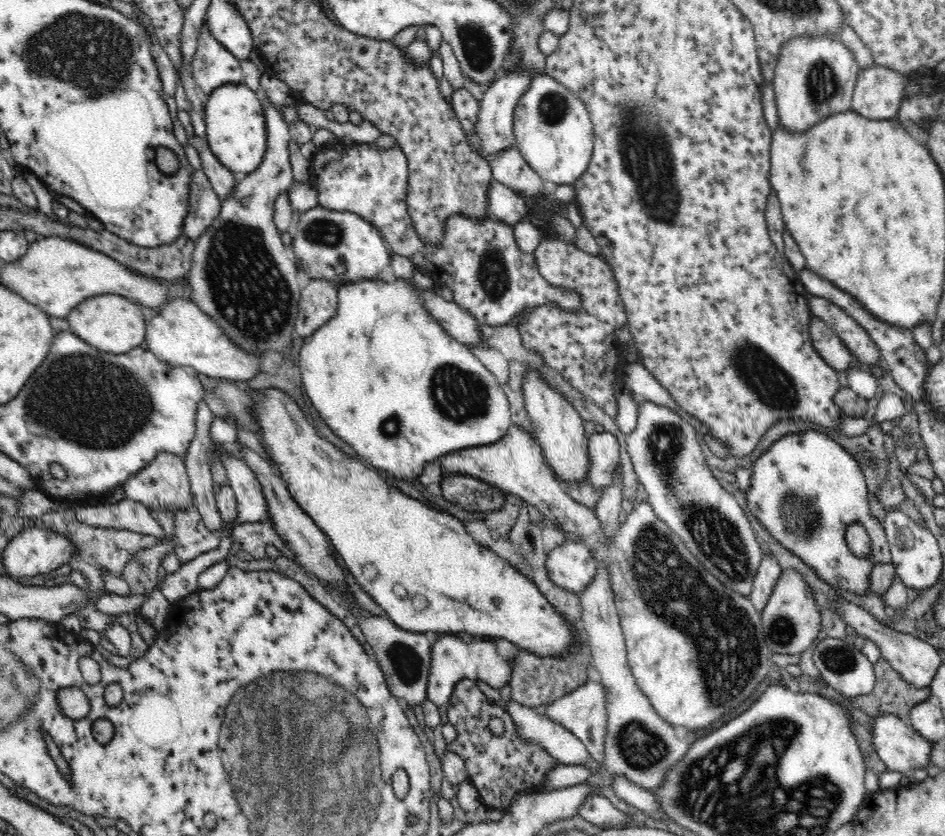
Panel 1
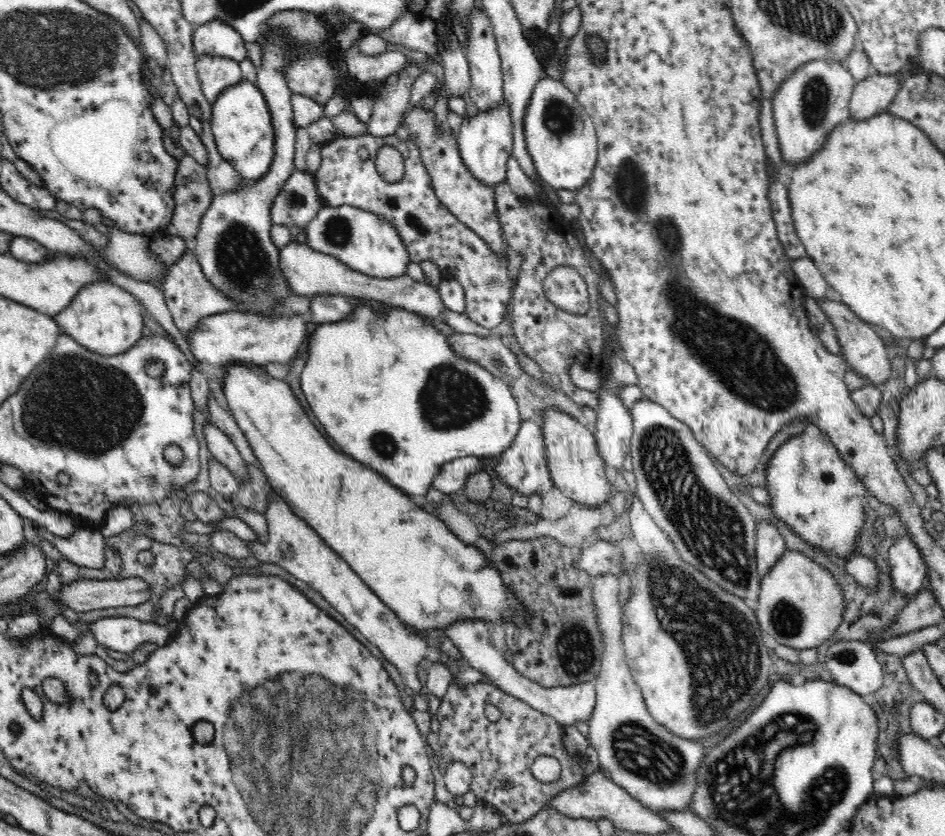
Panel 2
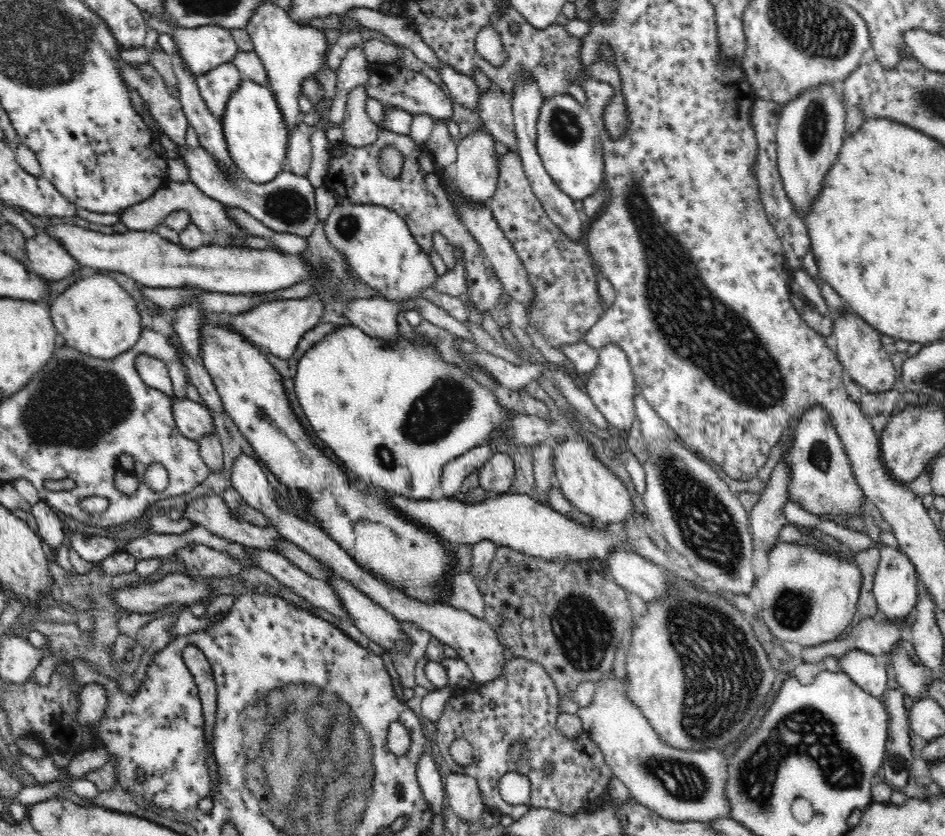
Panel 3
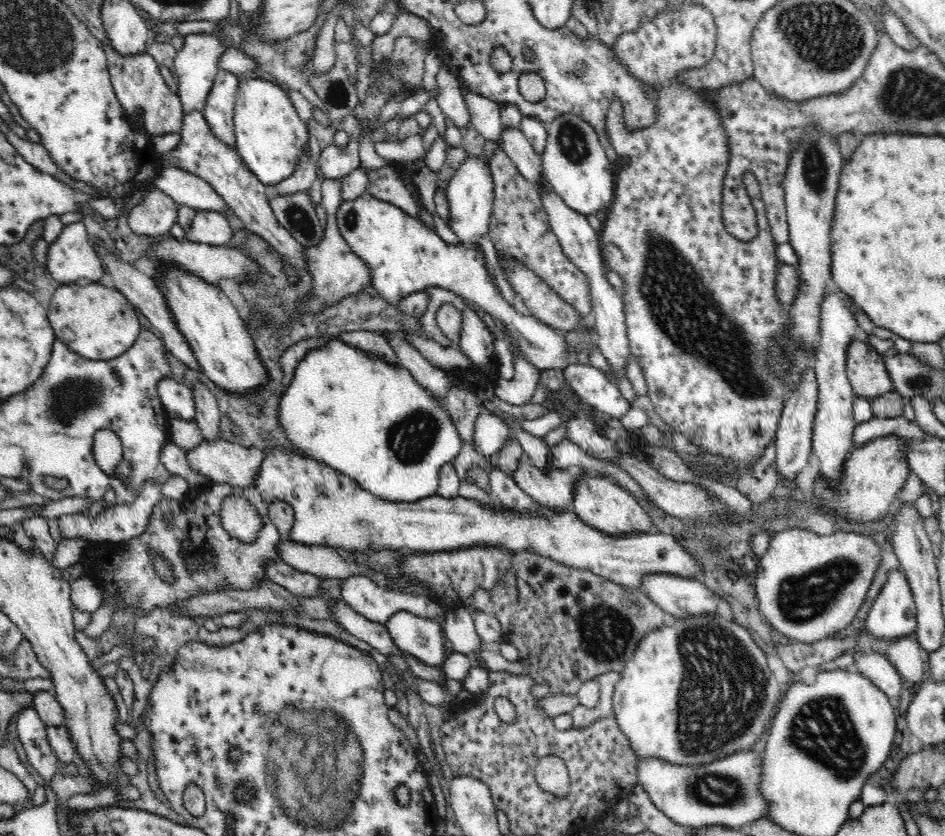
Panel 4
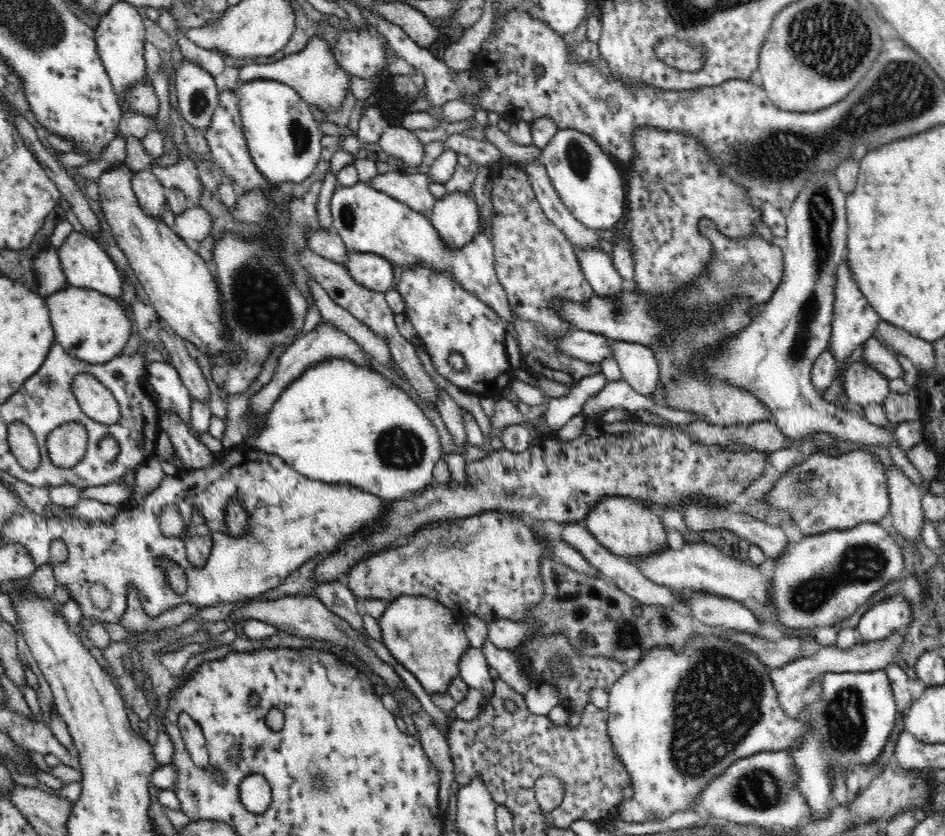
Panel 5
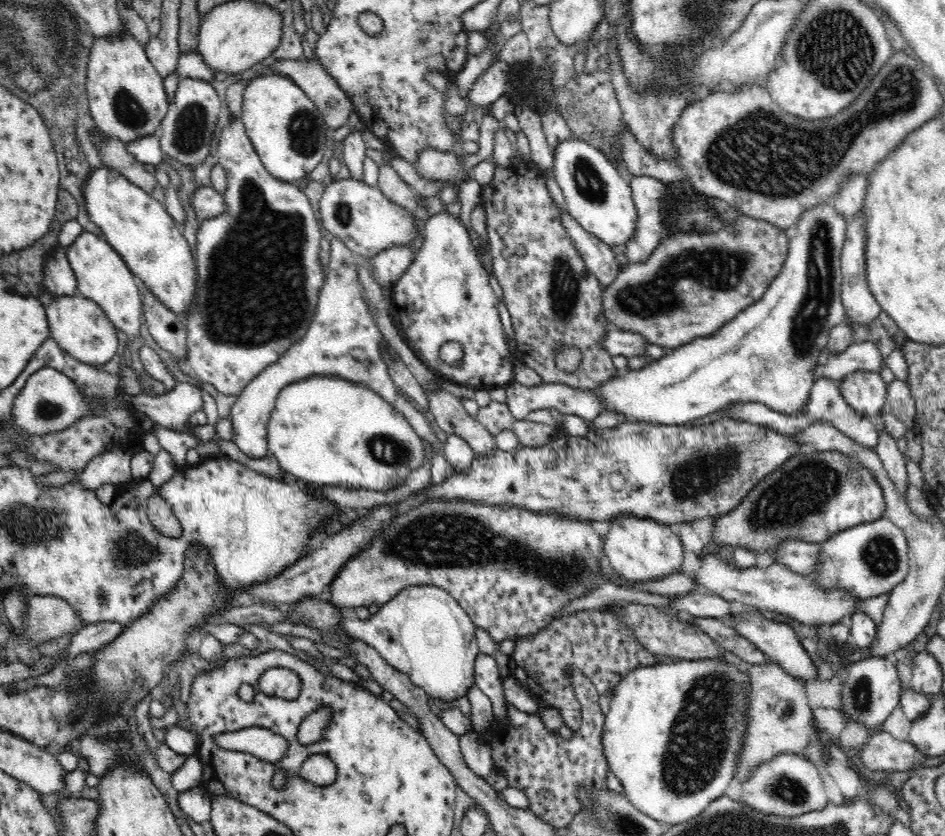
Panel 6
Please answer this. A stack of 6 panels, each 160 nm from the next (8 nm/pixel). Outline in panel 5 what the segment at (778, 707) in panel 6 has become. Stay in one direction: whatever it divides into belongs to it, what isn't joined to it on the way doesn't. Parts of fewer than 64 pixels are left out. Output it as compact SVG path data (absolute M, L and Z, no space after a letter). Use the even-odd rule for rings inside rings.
M896 632L888 638L869 643L863 642L863 644L856 644L846 650L842 650L838 646L819 646L813 653L810 653L806 657L785 664L780 668L771 669L770 676L776 693L780 697L780 705L782 705L784 713L793 719L801 716L801 713L806 708L803 699L804 691L811 685L811 682L816 676L823 675L824 673L875 671L886 668L889 664L893 663L894 652L900 648L902 640L904 640L902 634Z

